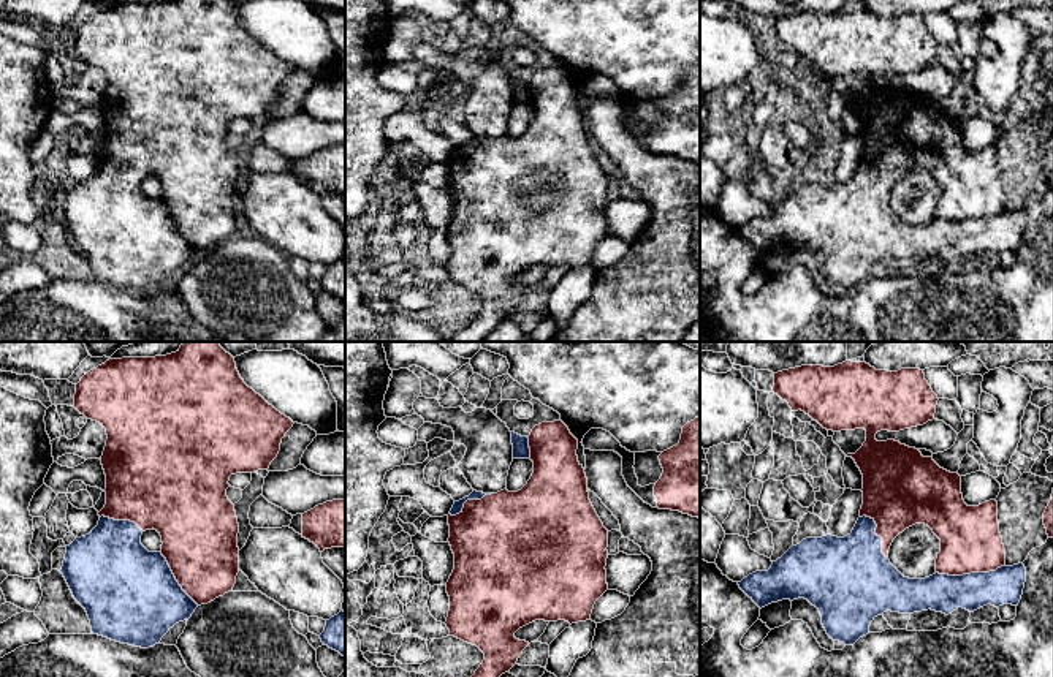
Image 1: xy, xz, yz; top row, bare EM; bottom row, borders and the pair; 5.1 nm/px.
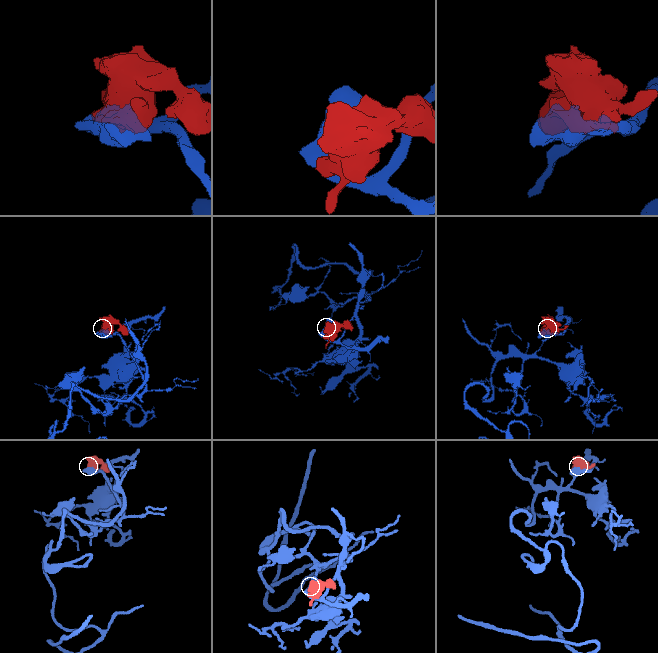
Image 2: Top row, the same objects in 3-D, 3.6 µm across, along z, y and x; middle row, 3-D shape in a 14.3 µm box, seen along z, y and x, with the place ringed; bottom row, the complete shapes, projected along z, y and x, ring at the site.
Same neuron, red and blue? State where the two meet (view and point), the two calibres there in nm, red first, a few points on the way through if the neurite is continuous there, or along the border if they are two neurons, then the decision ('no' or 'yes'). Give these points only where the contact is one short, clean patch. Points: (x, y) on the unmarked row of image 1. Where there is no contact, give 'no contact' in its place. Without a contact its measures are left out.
yz (969, 219) | 300/190 nm | yes

